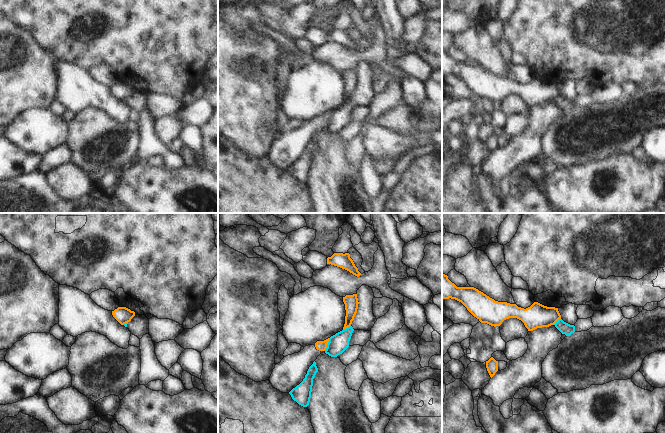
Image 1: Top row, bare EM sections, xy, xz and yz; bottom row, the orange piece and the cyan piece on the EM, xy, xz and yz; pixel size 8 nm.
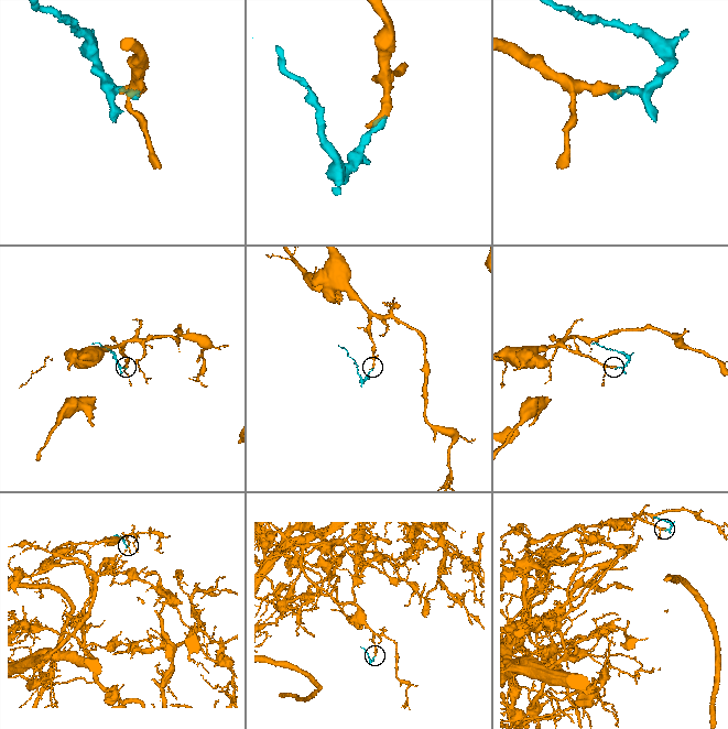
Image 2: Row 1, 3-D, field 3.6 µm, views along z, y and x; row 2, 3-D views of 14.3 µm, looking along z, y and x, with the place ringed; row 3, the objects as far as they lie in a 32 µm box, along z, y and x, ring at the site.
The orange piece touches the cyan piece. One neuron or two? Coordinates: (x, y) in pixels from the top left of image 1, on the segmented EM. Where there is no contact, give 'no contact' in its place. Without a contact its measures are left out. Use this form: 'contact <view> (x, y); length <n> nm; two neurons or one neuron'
contact xz (326, 344); length 110 nm; two neurons

